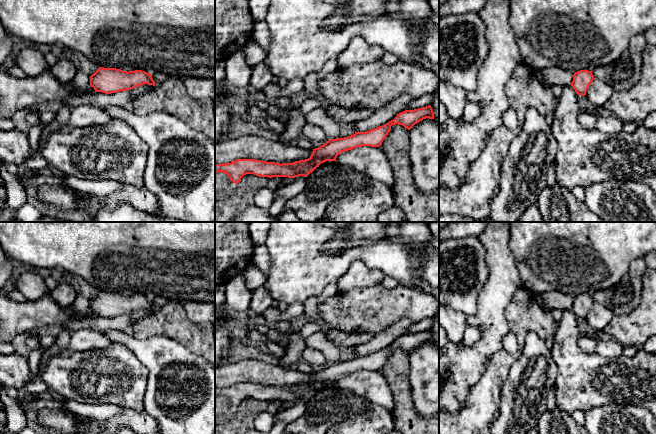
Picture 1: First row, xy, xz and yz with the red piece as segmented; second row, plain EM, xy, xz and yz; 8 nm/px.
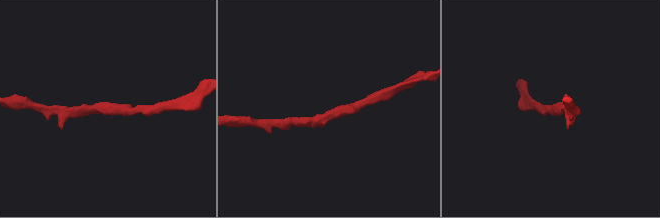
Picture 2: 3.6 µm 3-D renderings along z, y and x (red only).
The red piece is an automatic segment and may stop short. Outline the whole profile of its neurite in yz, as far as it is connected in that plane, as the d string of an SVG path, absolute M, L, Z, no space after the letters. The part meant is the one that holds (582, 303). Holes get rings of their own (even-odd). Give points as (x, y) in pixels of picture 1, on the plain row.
M580 294L574 297L571 310L578 319L585 320L594 303L592 295Z

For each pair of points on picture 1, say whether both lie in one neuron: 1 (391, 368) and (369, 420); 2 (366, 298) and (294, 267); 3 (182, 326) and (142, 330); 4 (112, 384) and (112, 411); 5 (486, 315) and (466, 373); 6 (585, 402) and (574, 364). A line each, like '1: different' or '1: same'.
1: different
2: different
3: same
4: different
5: same
6: same

